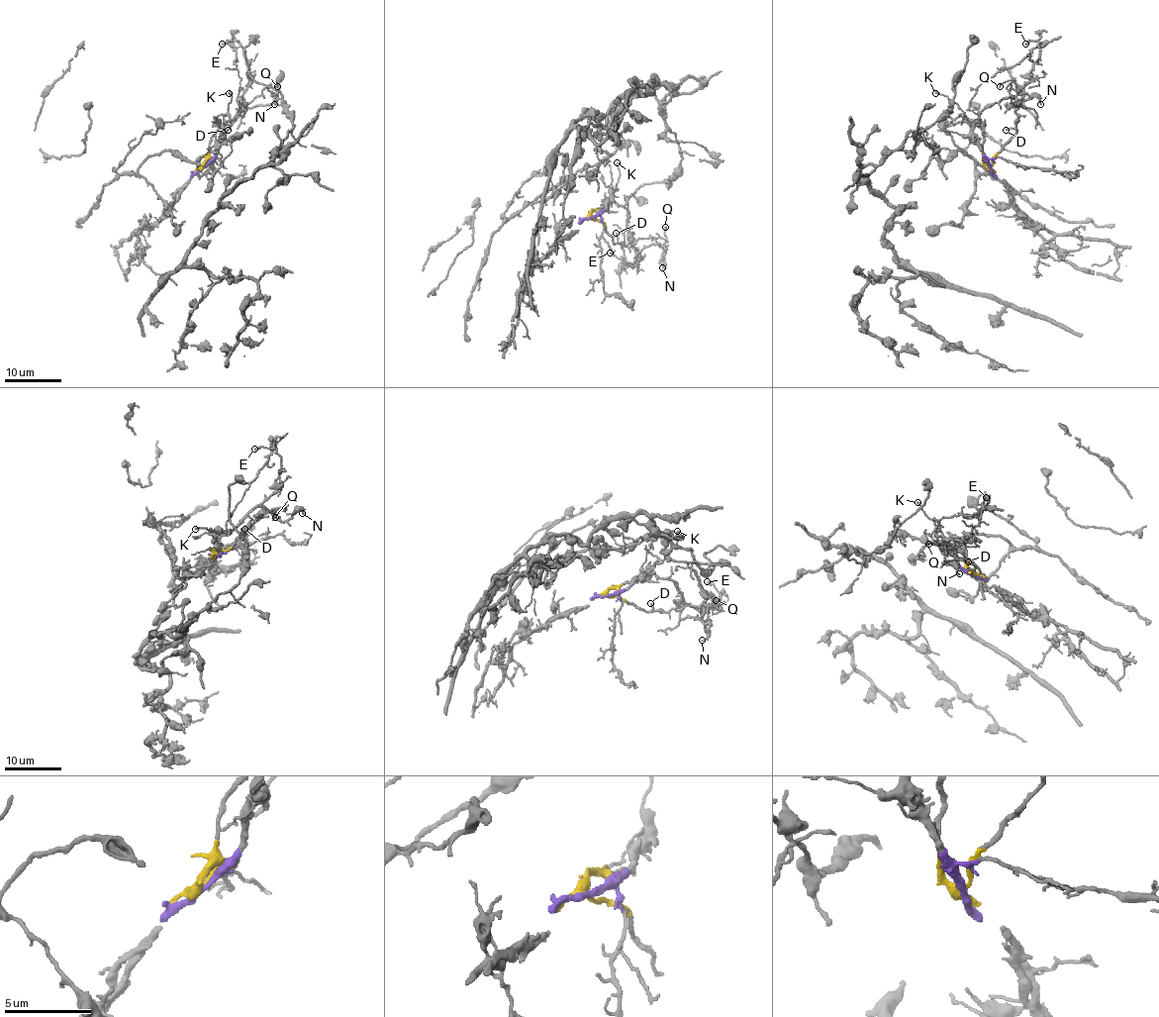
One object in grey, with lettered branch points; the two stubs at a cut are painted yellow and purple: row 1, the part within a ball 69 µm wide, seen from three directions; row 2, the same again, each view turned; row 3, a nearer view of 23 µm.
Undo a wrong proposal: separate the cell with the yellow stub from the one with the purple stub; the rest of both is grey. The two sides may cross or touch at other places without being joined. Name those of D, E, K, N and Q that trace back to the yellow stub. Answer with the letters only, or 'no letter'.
D, Q

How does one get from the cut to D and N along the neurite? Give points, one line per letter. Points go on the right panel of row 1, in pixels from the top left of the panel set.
D: (991, 170), (992, 159), (1016, 132), (1006, 130)
N: (992, 170), (973, 132), (980, 113), (1005, 98), (1014, 98), (1024, 107), (1017, 104), (1033, 97), (1040, 104)

